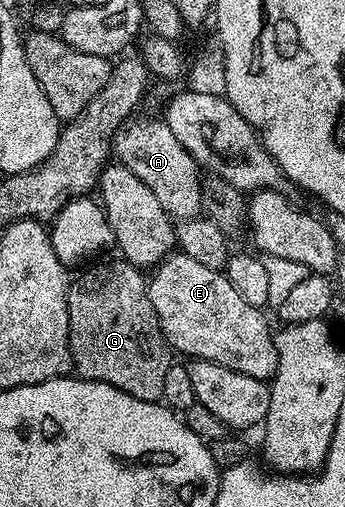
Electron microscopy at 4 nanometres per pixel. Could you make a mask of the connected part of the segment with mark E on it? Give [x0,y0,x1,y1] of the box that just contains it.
[148,253,280,381]

